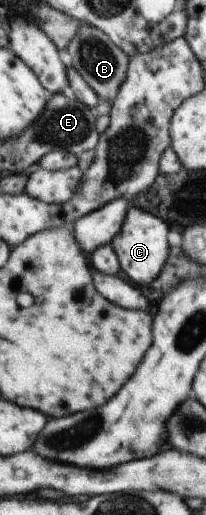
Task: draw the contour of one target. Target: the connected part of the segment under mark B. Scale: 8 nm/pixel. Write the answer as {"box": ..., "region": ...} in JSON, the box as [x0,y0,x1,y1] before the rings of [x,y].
{"box":[67,24,129,105],"region":[[[80,24],[78,33],[72,38],[67,47],[72,57],[72,68],[76,69],[84,81],[97,93],[100,101],[109,101],[111,105],[127,76],[129,56],[97,27]]]}

